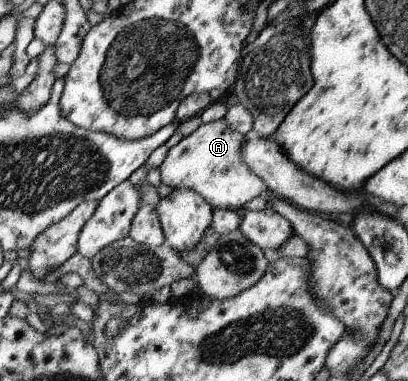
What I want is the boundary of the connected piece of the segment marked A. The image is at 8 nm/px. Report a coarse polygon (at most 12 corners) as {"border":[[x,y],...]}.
{"border":[[202,123],[159,167],[172,189],[242,213],[268,192],[240,156],[245,135]]}

